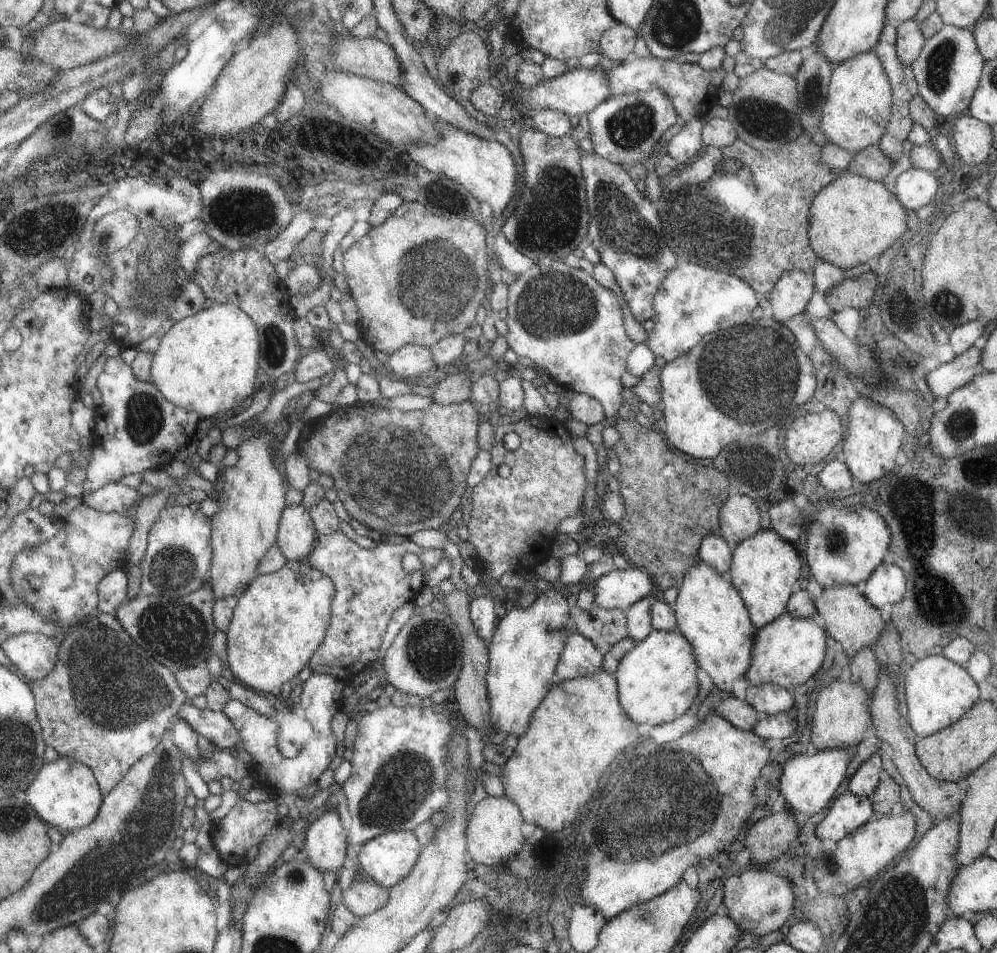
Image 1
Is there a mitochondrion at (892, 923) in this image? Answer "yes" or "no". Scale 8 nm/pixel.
yes

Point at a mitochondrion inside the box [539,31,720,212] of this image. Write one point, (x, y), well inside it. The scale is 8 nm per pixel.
(629, 127)

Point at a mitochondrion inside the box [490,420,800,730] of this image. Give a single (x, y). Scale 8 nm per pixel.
(701, 496)

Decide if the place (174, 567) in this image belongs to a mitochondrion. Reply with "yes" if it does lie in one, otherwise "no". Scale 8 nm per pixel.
yes

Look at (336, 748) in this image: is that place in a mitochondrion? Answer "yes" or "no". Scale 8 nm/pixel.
no

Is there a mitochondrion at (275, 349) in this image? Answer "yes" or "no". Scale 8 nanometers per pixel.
yes

